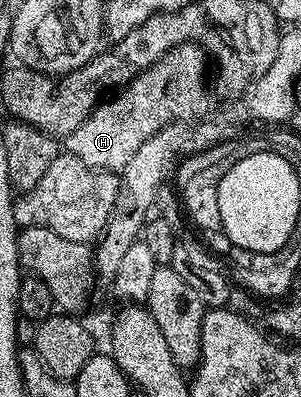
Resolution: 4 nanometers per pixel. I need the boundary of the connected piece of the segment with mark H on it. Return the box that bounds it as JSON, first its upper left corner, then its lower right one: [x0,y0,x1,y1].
[66,41,209,173]

